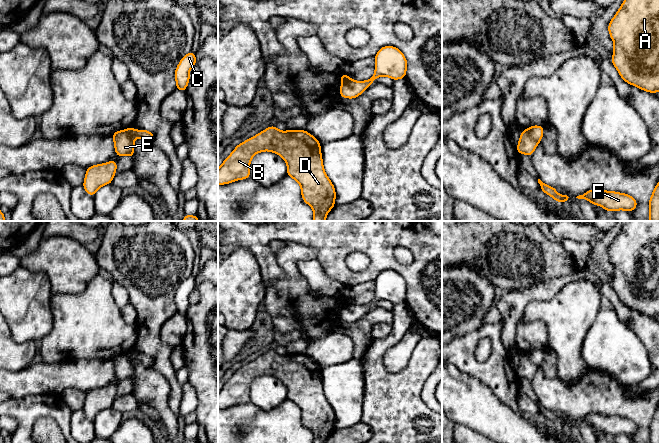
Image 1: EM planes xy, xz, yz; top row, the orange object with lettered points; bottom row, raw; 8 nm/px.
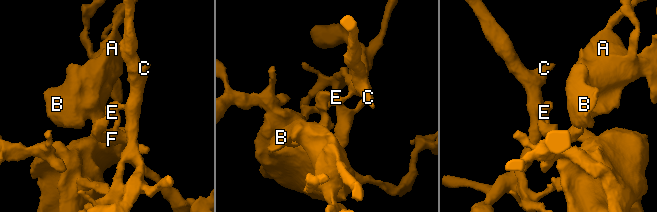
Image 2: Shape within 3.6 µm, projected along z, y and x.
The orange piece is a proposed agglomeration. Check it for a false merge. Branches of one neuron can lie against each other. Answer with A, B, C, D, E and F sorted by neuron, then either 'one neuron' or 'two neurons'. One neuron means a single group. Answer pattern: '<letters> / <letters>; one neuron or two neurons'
A B D E F / C; two neurons

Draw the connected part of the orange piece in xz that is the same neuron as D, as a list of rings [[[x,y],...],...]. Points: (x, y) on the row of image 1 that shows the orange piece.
[[[270,126],[238,144],[218,168],[218,184],[250,178],[250,162],[256,153],[263,151],[276,153],[284,159],[287,175],[299,183],[303,201],[314,212],[313,221],[326,221],[327,214],[335,206],[335,187],[325,173],[320,142],[305,130],[280,131],[276,126]]]

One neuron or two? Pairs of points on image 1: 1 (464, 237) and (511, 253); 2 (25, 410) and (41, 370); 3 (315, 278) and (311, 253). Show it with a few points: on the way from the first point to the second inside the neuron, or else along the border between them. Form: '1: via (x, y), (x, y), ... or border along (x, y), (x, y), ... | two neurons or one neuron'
1: via (476, 237), (482, 237), (499, 249) | one neuron
2: border along (55, 394), (28, 394), (10, 400) | two neurons
3: border along (316, 258), (298, 265), (308, 283) | two neurons

